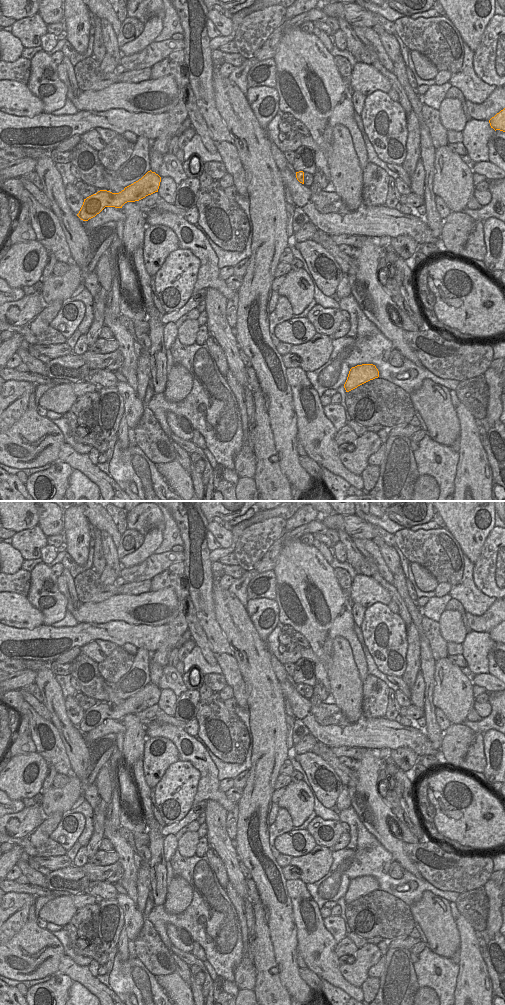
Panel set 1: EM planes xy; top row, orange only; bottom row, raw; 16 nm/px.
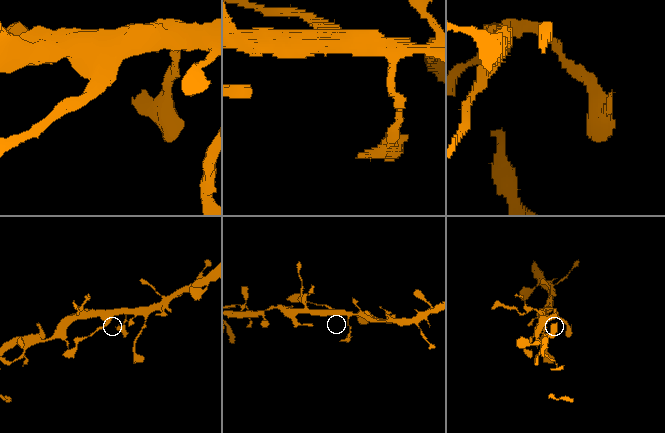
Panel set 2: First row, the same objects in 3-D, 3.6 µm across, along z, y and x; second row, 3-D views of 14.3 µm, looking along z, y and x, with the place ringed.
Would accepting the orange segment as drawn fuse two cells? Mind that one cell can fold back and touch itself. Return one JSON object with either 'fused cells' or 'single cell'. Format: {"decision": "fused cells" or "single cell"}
{"decision": "single cell"}

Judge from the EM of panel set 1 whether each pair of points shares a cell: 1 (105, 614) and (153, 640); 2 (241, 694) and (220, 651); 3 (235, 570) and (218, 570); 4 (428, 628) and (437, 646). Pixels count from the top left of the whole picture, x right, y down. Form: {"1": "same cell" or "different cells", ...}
{"1": "different cells", "2": "same cell", "3": "same cell", "4": "same cell"}

